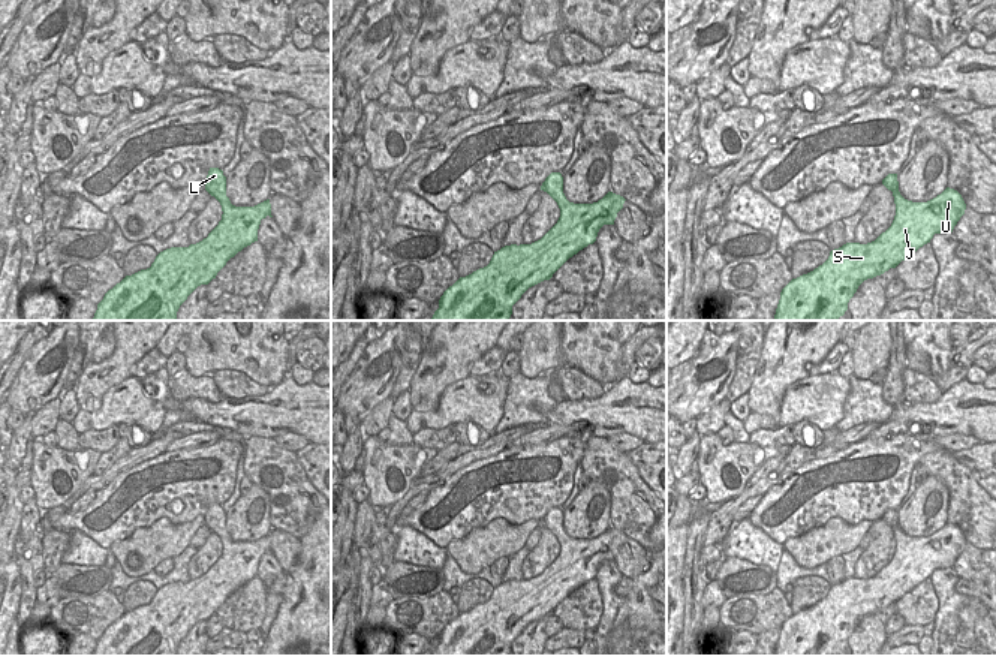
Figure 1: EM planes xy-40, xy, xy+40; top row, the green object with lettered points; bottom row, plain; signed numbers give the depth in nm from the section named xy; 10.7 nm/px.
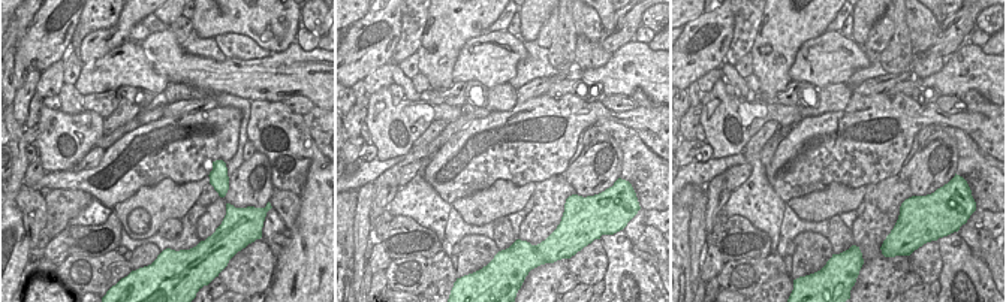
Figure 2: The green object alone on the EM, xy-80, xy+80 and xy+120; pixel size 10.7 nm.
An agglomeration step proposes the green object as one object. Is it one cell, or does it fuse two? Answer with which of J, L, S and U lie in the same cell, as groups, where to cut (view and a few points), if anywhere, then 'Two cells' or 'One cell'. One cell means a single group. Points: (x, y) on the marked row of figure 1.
Groups: J L S U. No split. One cell.

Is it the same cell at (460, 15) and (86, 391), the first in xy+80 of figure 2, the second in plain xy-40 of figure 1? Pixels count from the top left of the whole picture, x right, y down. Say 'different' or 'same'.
same

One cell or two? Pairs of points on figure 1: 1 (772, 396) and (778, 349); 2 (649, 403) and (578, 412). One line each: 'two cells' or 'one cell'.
1: one cell
2: one cell

